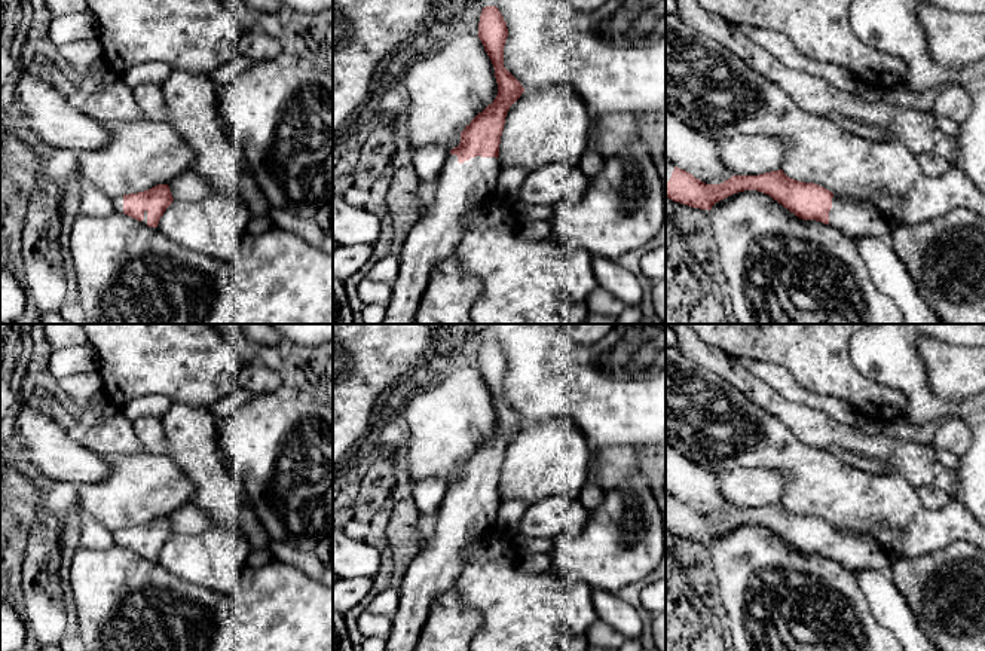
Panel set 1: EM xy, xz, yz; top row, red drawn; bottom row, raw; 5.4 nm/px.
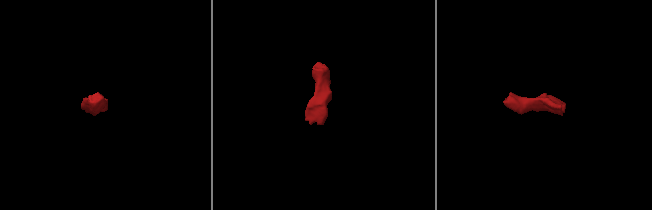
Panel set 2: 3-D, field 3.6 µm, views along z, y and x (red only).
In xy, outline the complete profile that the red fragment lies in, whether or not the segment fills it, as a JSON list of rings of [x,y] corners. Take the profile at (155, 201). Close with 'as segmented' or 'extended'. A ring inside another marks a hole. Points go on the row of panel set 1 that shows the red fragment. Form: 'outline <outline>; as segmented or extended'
outline [[[157,184],[149,190],[123,195],[113,199],[114,211],[126,214],[144,226],[157,227],[160,217],[174,198],[168,184]]]; extended

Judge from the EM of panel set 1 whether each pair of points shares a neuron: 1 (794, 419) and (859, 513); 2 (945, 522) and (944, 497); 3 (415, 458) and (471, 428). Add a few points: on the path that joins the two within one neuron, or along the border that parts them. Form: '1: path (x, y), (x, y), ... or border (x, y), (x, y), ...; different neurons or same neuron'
1: border (783, 425), (807, 445), (832, 452); different neurons
2: border (917, 489), (930, 509), (953, 498); different neurons
3: path (428, 449), (449, 428), (458, 428); same neuron

